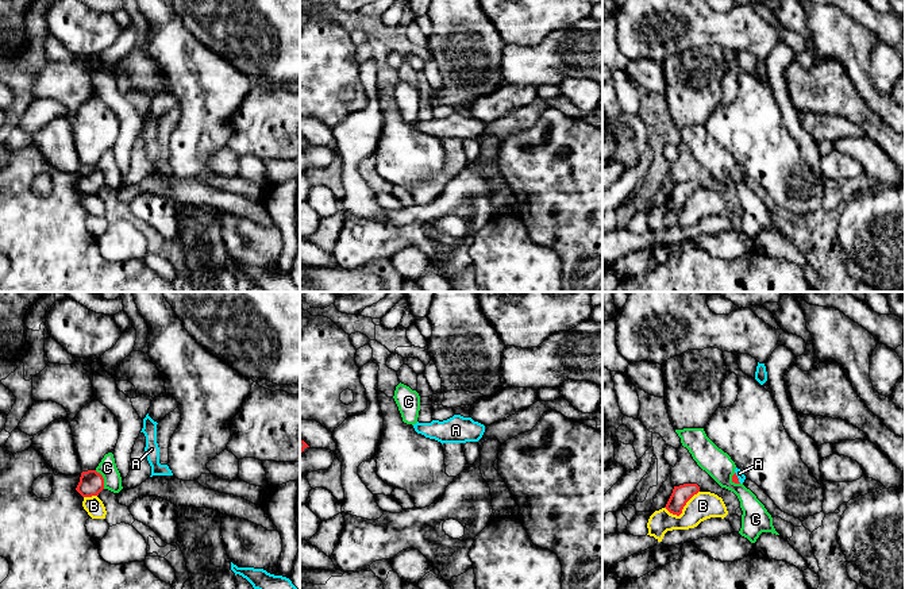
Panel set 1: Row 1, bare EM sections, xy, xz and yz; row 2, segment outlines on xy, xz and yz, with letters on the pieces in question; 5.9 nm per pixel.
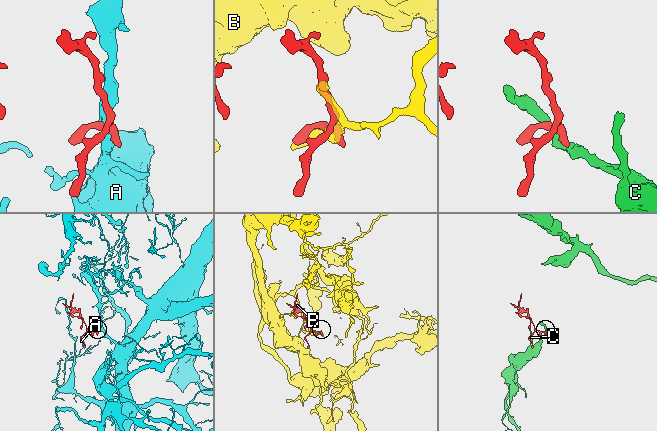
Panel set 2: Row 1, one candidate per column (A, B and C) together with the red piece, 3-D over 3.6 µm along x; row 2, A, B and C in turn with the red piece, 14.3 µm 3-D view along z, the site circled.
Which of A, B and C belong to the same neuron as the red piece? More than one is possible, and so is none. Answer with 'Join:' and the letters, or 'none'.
Join: A

